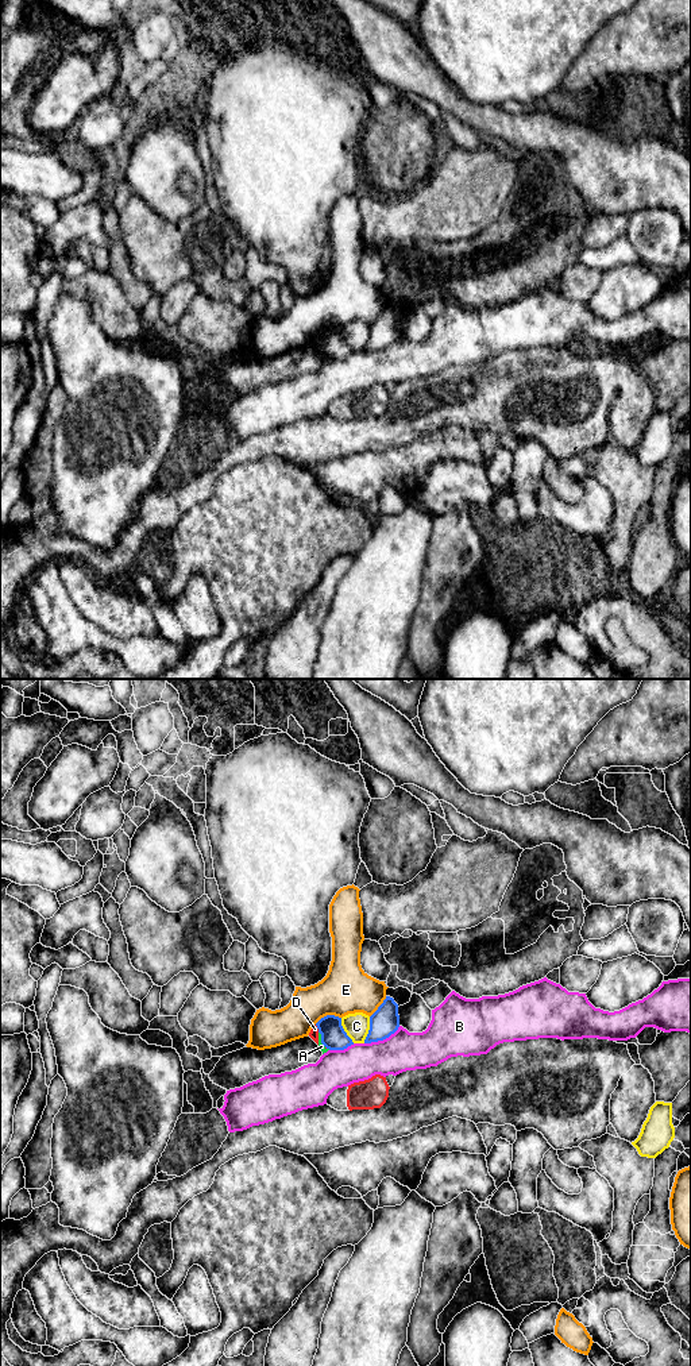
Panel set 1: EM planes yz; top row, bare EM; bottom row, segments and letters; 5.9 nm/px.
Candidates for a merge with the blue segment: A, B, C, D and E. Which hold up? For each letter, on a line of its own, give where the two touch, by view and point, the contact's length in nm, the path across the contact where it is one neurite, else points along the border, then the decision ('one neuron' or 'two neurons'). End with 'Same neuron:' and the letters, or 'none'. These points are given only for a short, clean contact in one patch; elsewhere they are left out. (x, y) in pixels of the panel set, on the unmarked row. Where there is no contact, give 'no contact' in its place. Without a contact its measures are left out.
A: contact yz (321, 350); length 130 nm; border yz (319, 340), (320, 350), (329, 358); two neurons
B: contact yz (382, 348); length 240 nm; border yz (400, 335), (388, 346), (365, 352); two neurons
C: contact yz (369, 339); length 170 nm; two neurons
D: contact yz (317, 336); length 50 nm; two neurons
E: contact yz (327, 324); length 170 nm; two neurons
Same neuron: none

